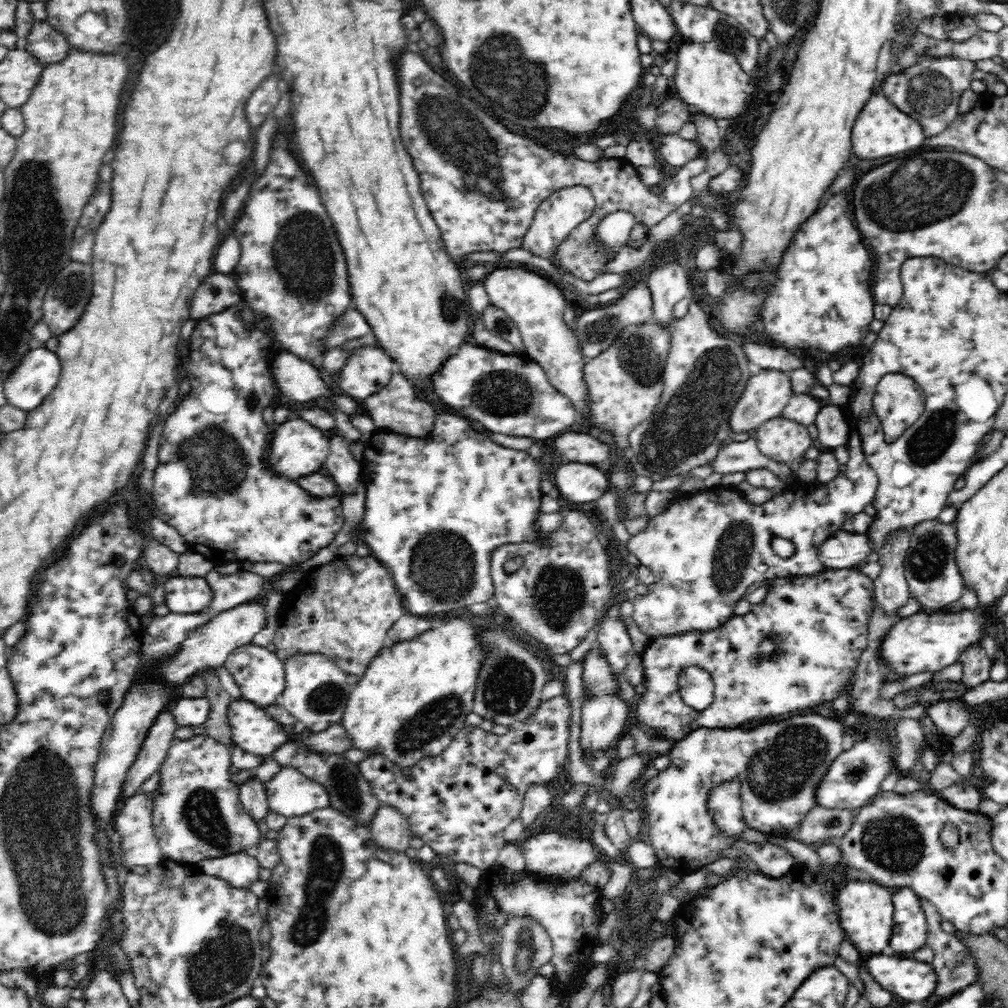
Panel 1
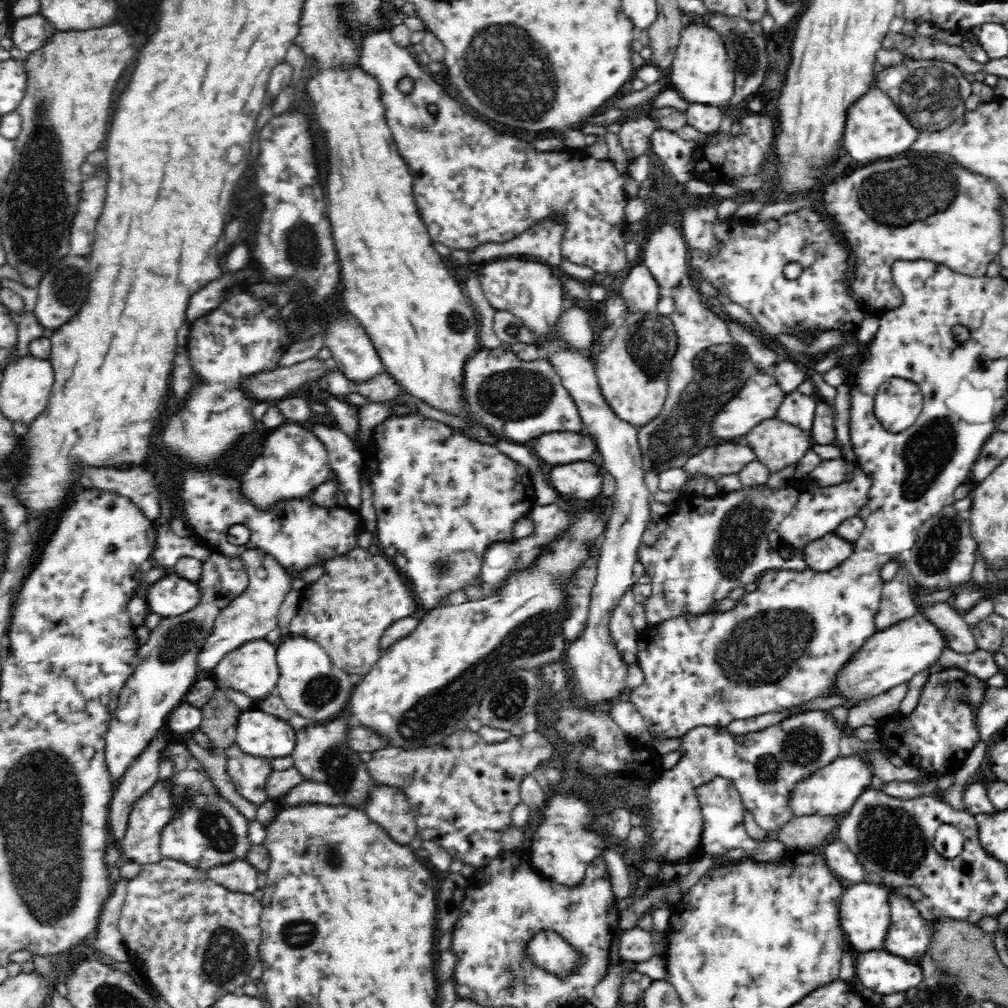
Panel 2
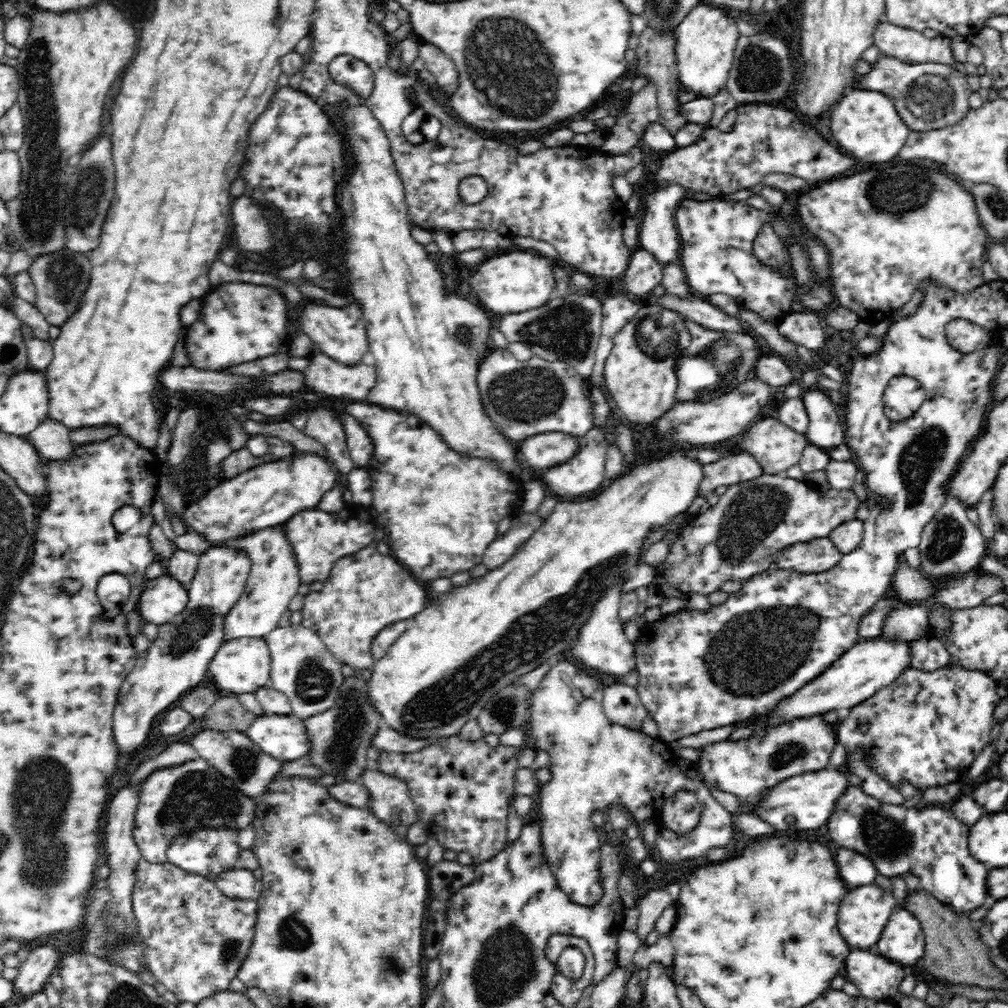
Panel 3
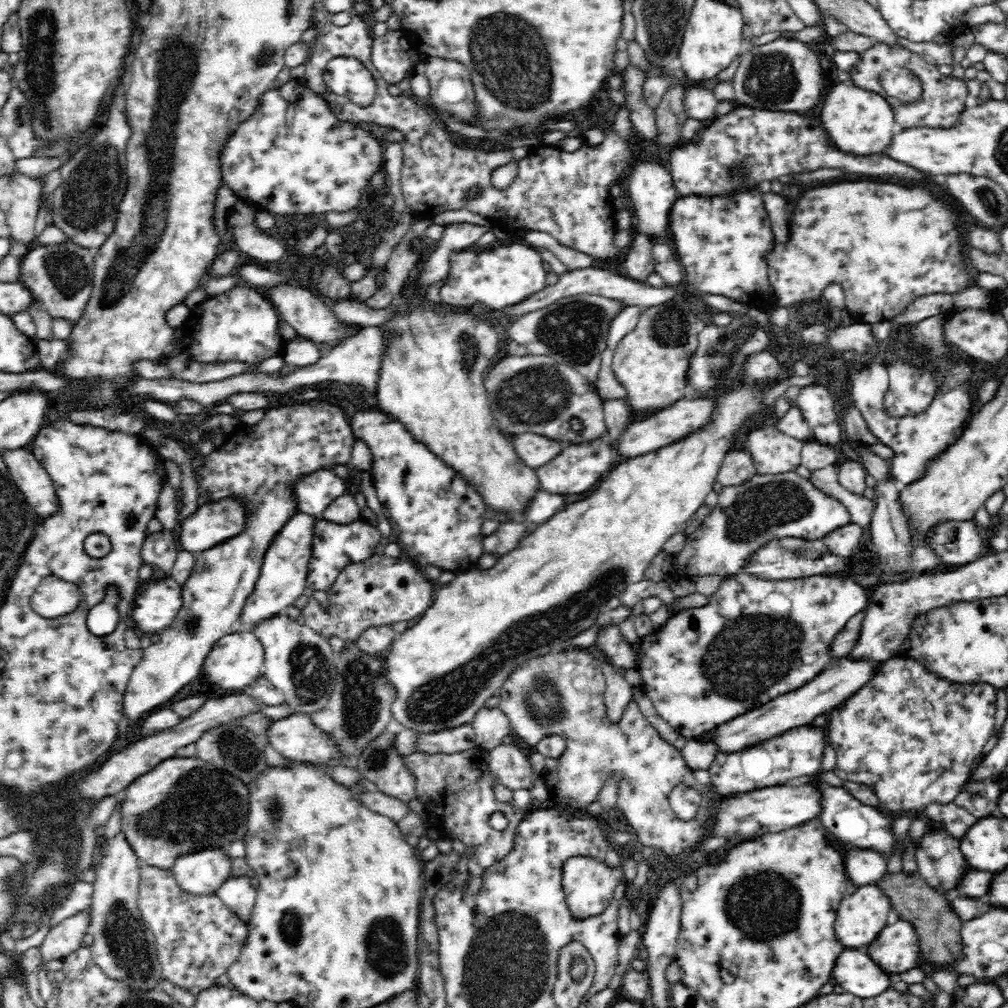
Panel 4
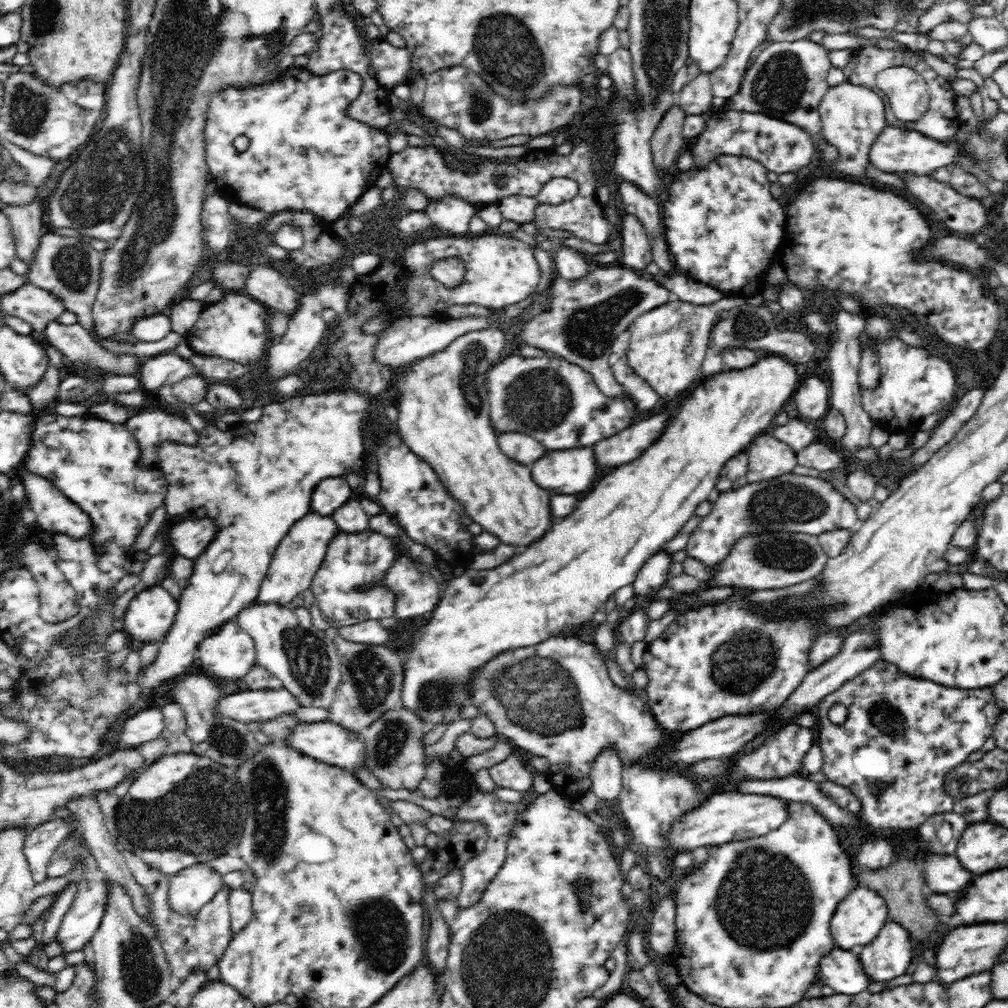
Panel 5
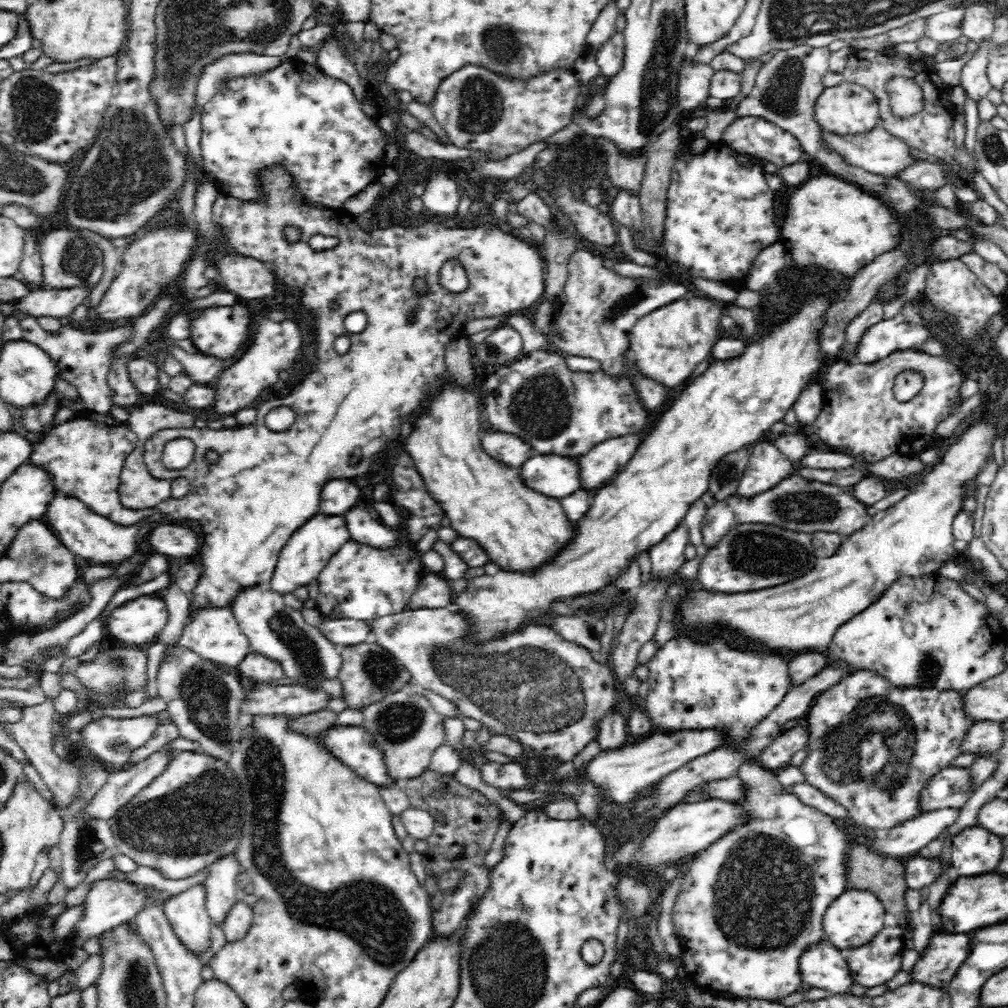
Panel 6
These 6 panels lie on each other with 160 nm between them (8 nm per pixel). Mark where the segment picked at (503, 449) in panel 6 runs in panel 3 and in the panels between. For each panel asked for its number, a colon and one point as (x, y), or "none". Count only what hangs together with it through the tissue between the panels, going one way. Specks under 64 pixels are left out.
3: (552, 448)
4: (536, 450)
5: (526, 450)

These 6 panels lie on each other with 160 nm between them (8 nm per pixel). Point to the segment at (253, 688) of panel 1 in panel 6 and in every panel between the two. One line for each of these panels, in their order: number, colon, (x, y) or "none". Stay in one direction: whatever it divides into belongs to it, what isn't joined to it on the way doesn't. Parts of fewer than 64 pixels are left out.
2: (252, 669)
3: (240, 666)
4: (237, 660)
5: (230, 654)
6: (215, 635)

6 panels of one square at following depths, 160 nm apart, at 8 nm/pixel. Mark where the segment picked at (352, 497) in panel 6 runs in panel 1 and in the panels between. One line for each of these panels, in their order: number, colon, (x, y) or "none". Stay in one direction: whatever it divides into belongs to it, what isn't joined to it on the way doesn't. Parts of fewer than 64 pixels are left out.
1: (298, 448)
2: (293, 462)
3: (266, 495)
4: (311, 493)
5: (331, 493)

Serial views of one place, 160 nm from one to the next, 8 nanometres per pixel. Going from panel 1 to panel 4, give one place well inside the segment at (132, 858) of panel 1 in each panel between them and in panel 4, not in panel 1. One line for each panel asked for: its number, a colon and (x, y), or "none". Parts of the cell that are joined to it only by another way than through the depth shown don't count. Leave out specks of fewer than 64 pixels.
2: (150, 813)
3: (173, 800)
4: (182, 805)

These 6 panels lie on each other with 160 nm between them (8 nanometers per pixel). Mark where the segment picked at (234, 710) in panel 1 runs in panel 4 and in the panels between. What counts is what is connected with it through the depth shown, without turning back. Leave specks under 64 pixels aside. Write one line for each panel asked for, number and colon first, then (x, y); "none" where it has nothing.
2: (259, 734)
3: (283, 737)
4: (294, 737)

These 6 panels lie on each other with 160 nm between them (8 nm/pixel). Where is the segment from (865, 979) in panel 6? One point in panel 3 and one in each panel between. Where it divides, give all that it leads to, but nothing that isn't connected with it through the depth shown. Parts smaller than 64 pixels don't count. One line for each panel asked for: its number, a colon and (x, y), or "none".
3: (903, 941)
4: (897, 949)
5: (888, 956)

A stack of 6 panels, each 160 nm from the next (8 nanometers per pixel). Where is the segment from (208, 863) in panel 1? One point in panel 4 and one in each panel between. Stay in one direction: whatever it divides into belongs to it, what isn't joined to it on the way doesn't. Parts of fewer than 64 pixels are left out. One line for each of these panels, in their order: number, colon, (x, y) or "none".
2: (239, 875)
3: (239, 882)
4: (237, 893)

